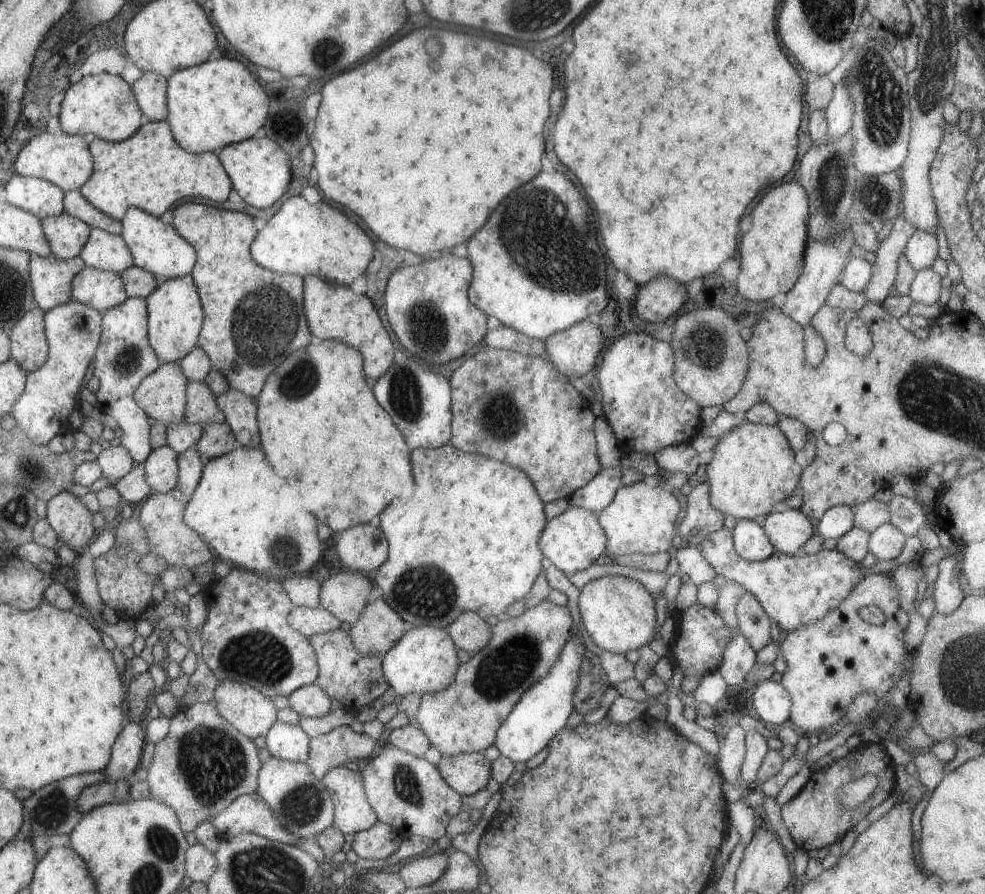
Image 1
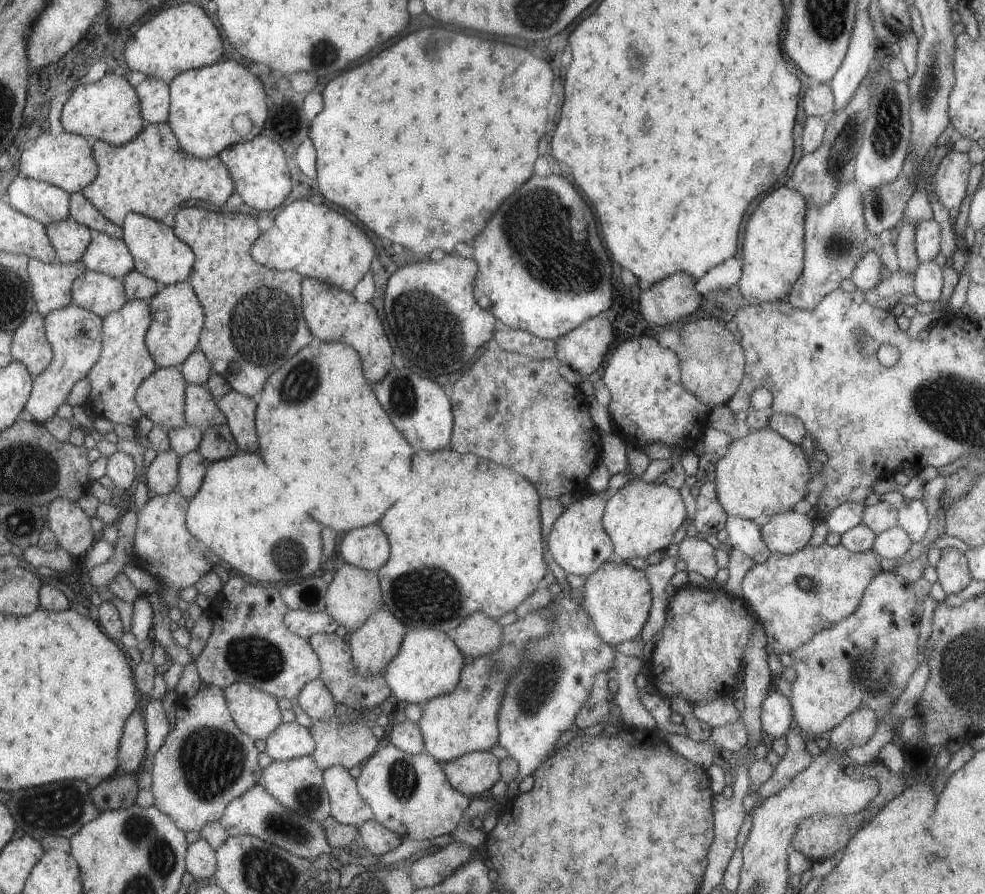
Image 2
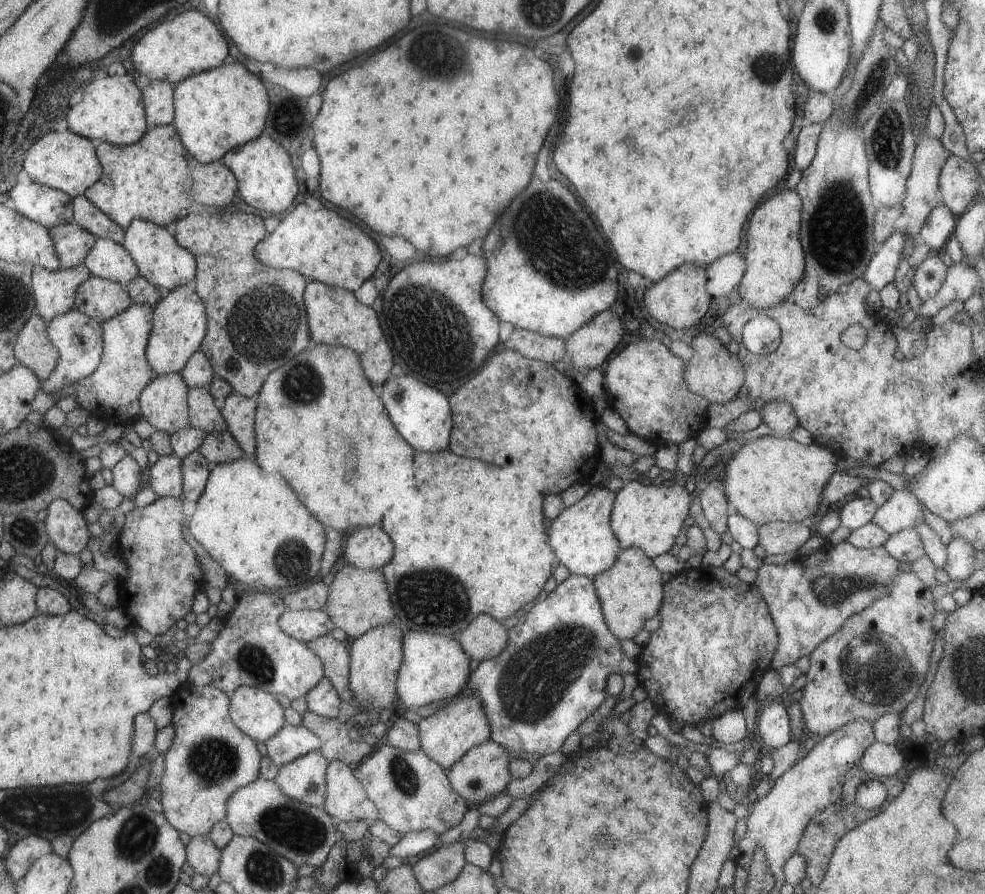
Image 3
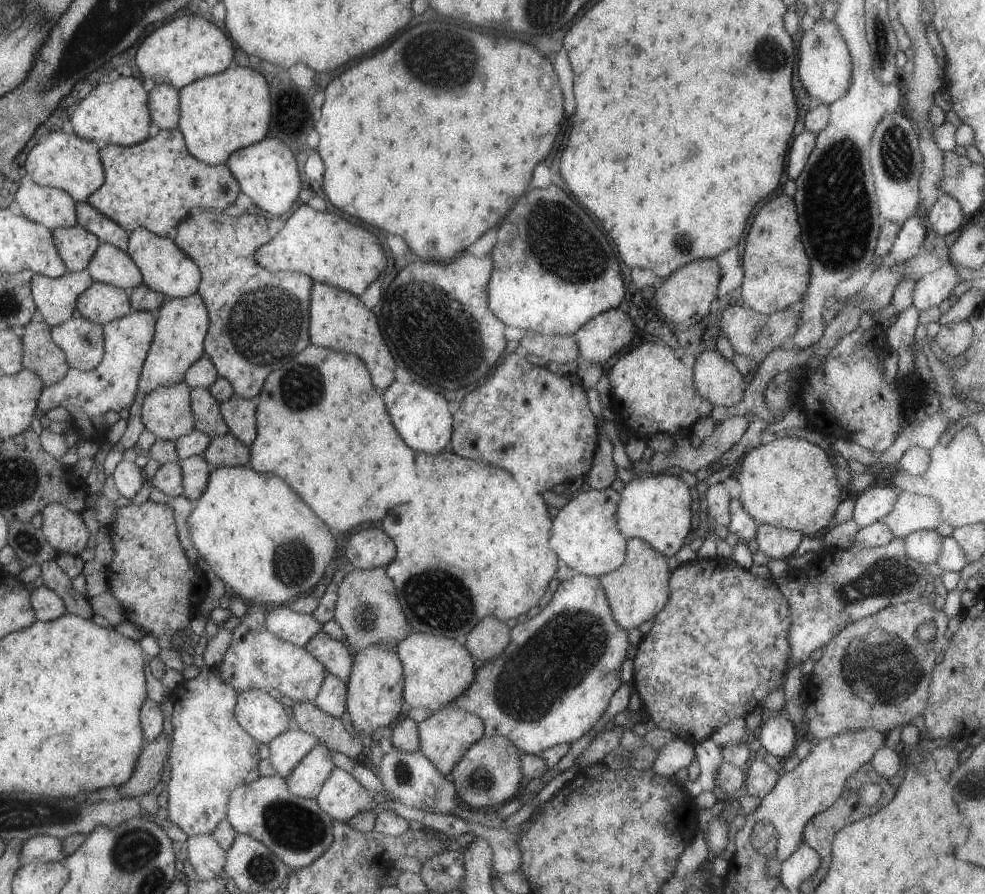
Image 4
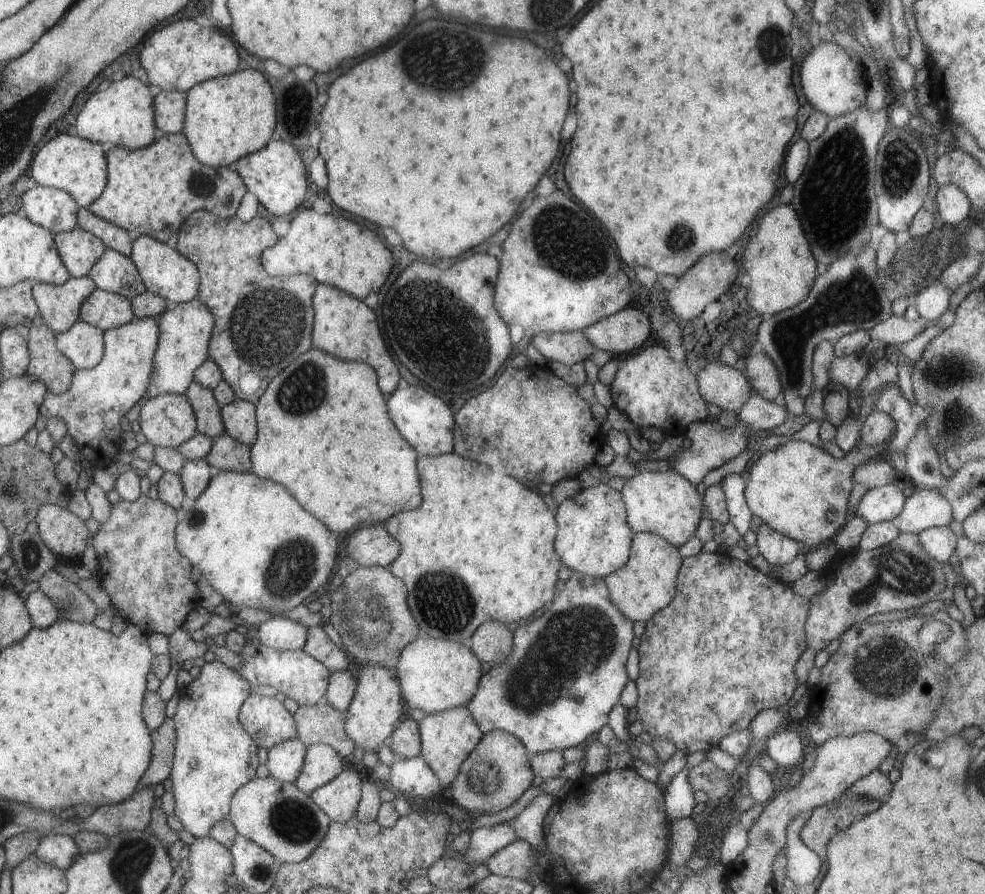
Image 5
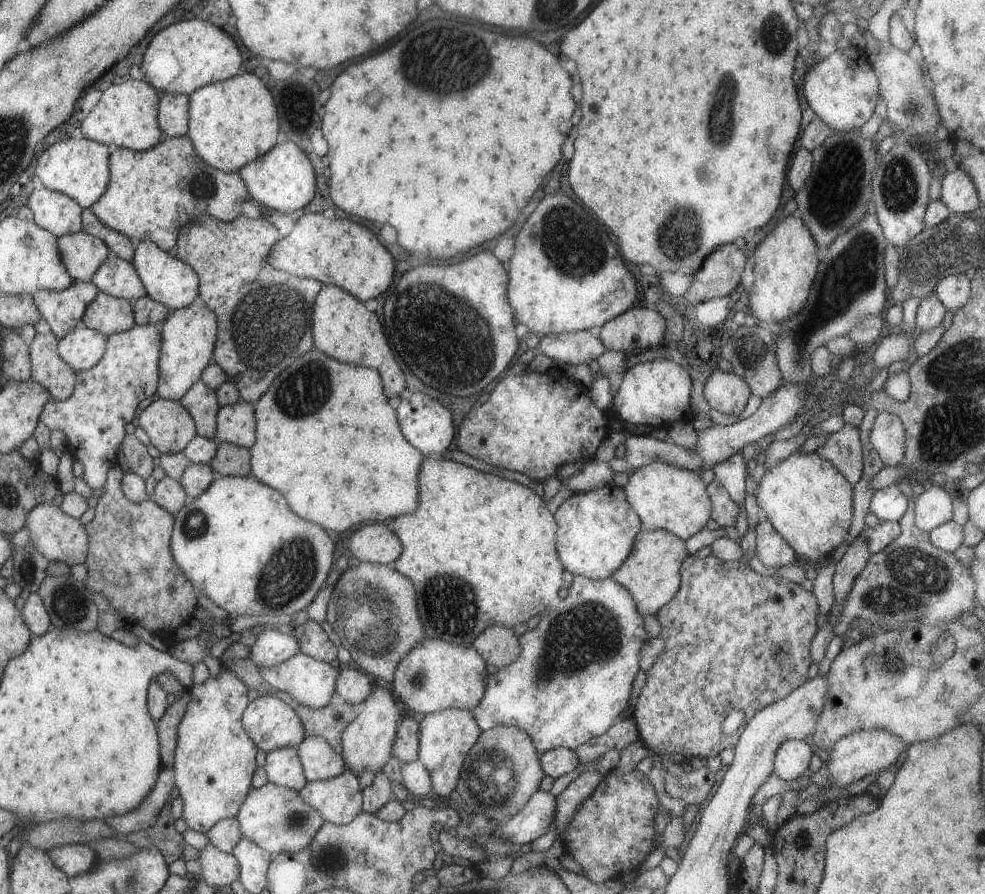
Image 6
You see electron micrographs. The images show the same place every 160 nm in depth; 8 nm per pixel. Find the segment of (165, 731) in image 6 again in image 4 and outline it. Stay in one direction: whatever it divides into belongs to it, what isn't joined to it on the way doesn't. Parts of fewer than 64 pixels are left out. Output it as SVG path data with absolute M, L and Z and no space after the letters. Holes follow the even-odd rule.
M163 731L155 735L153 740L145 742L129 780L116 788L118 794L135 799L153 790L160 782L159 776L165 760L168 760L169 751L170 738Z

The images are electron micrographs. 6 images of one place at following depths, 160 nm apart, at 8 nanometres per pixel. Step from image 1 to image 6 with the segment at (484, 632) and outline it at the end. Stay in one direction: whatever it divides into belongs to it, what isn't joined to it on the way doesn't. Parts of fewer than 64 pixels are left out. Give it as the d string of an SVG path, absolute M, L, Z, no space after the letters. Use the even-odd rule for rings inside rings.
M491 625L472 640L471 646L487 664L497 668L512 663L519 654L520 644L512 629Z

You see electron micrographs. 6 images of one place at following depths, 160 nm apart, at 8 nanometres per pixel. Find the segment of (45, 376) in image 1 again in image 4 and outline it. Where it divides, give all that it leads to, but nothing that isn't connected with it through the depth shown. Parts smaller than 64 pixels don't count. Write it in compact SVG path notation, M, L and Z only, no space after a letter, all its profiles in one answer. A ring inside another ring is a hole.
M77 313L64 323L50 327L50 337L55 346L58 346L65 353L67 364L72 369L88 371L101 362L104 351L102 326Z

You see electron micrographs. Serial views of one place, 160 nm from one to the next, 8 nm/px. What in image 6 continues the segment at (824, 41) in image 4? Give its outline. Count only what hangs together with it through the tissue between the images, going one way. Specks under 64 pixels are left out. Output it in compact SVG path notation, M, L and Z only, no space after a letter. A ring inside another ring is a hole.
M853 47L836 49L810 67L803 78L801 92L809 108L833 132L859 130L860 126L871 118L877 104L877 75L871 68L860 71L855 61L857 56Z

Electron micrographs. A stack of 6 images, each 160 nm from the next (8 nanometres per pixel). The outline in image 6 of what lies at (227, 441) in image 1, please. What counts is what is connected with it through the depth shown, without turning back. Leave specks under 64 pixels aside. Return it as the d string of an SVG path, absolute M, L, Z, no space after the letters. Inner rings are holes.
M218 443L217 452L208 464L221 476L248 477L250 475L250 452L245 447Z

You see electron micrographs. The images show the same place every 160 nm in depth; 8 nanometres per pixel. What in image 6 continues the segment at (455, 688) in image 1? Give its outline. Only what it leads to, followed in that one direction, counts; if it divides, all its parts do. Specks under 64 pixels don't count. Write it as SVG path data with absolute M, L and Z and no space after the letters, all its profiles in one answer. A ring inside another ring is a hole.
M445 709L427 713L418 723L418 761L427 769L432 782L432 794L447 796L456 790L464 756L479 738L479 727L465 709Z

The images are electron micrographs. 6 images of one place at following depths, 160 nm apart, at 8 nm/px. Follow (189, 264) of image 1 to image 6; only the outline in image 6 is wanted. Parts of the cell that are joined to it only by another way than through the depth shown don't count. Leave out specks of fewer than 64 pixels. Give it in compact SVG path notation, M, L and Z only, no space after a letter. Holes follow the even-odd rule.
M150 240L139 241L134 245L134 255L130 263L151 300L172 310L185 308L198 300L198 276L187 263L181 262L172 252L161 250Z

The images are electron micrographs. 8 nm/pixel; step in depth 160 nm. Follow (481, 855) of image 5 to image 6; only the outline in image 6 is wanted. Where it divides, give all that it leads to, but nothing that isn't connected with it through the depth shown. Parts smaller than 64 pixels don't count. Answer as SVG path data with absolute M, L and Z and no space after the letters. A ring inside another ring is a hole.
M537 790L531 798L519 809L517 814L508 818L505 822L497 825L491 835L501 835L504 839L511 841L515 845L527 847L539 835L545 834L552 824L554 812L556 811L556 797L549 791Z

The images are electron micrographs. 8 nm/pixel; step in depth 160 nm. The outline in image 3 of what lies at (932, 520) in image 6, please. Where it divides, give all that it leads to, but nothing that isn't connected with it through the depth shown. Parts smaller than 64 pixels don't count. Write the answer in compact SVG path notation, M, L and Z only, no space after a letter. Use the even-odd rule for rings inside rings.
M907 489L894 490L891 496L876 508L870 521L889 535L903 529L911 529L917 523L923 523L923 505Z

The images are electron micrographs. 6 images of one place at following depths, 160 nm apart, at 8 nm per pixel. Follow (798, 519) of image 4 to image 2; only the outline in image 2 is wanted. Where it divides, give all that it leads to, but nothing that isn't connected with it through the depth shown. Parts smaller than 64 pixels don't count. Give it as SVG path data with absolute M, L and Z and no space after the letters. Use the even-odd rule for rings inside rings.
M769 428L750 431L744 437L737 437L728 444L725 456L715 463L714 484L716 495L722 509L728 516L753 520L759 516L771 516L777 513L791 511L808 491L807 485L811 481L813 472L809 459L805 456L800 445L793 444L780 434Z

